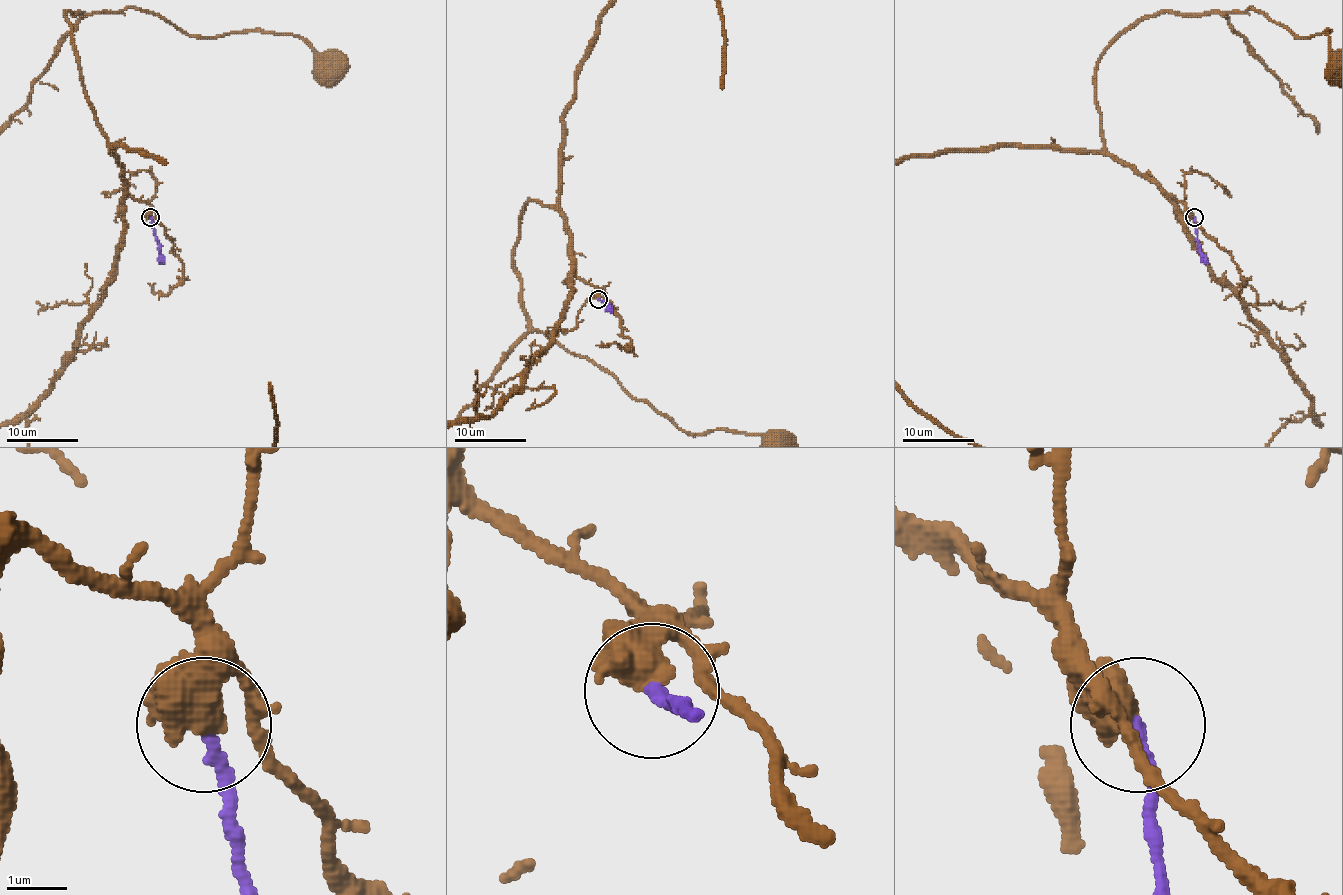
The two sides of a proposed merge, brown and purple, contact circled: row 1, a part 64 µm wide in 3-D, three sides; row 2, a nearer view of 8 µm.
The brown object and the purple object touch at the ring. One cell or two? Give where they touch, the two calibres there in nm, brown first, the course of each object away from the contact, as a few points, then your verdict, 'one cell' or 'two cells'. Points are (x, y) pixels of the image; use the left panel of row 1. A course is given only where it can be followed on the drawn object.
(150, 217) | 700/220 nm | brown via (150, 217), (150, 206), (128, 193), (88, 100), (69, 11), (139, 8), (202, 37), (303, 37), (337, 73) | purple via (150, 217), (159, 246), (159, 258), (164, 264) | two cells

